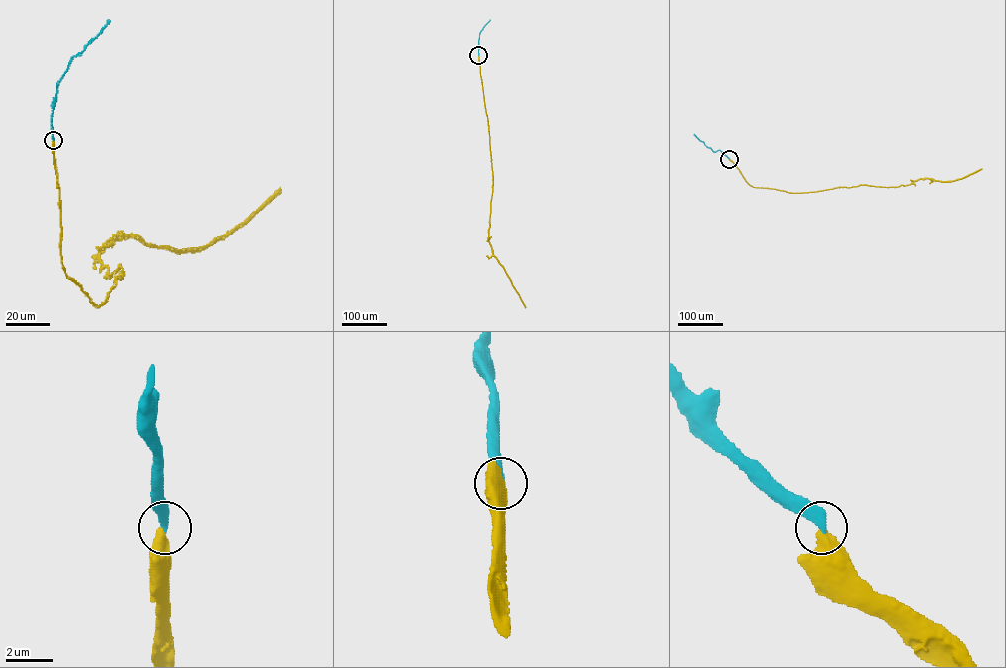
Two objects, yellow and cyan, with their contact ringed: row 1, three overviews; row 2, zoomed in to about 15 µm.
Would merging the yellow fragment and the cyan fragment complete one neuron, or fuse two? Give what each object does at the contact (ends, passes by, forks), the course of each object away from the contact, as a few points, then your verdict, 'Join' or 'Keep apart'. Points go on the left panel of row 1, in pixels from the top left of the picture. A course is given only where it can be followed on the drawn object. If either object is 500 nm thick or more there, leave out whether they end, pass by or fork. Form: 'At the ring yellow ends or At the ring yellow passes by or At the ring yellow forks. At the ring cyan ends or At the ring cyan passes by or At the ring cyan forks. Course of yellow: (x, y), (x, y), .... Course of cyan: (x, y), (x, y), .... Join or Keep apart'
At the ring yellow ends. At the ring cyan ends. Course of yellow: (53, 140), (60, 260), (96, 306), (123, 275), (101, 268), (111, 239), (199, 249), (279, 187). Course of cyan: (53, 140), (52, 113), (55, 98), (52, 102), (53, 106), (57, 83), (69, 61), (97, 36), (109, 20). Keep apart

